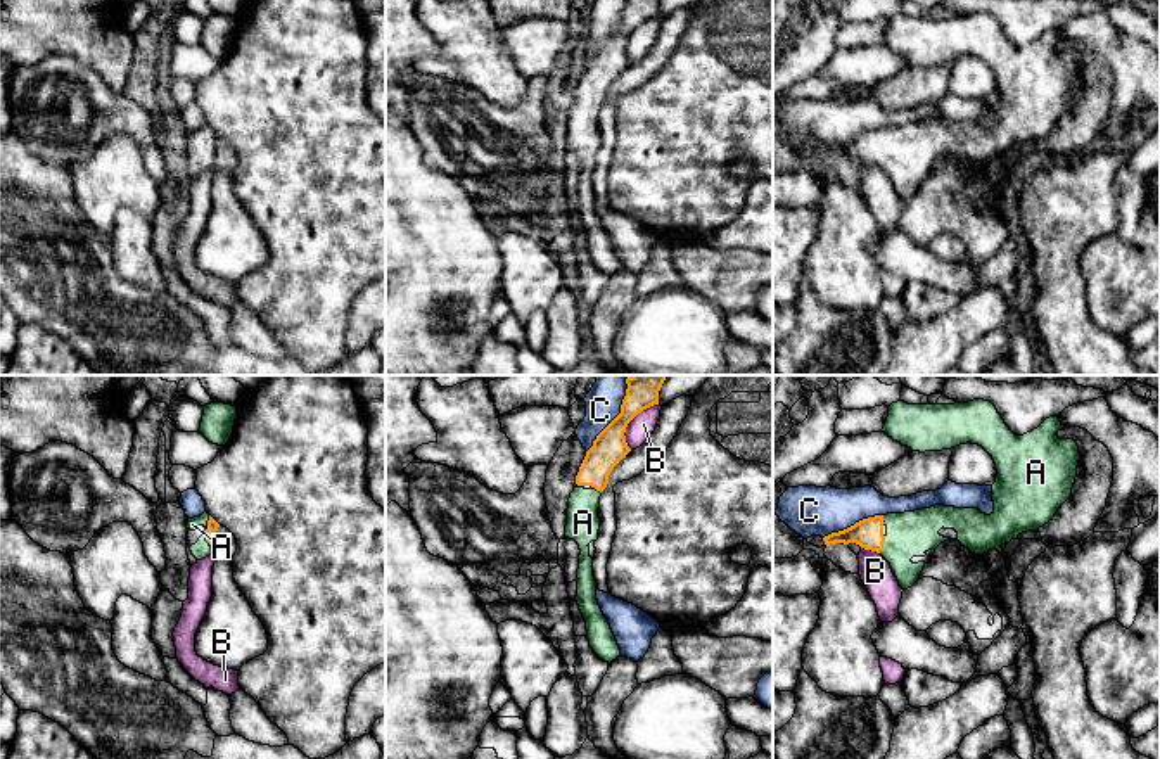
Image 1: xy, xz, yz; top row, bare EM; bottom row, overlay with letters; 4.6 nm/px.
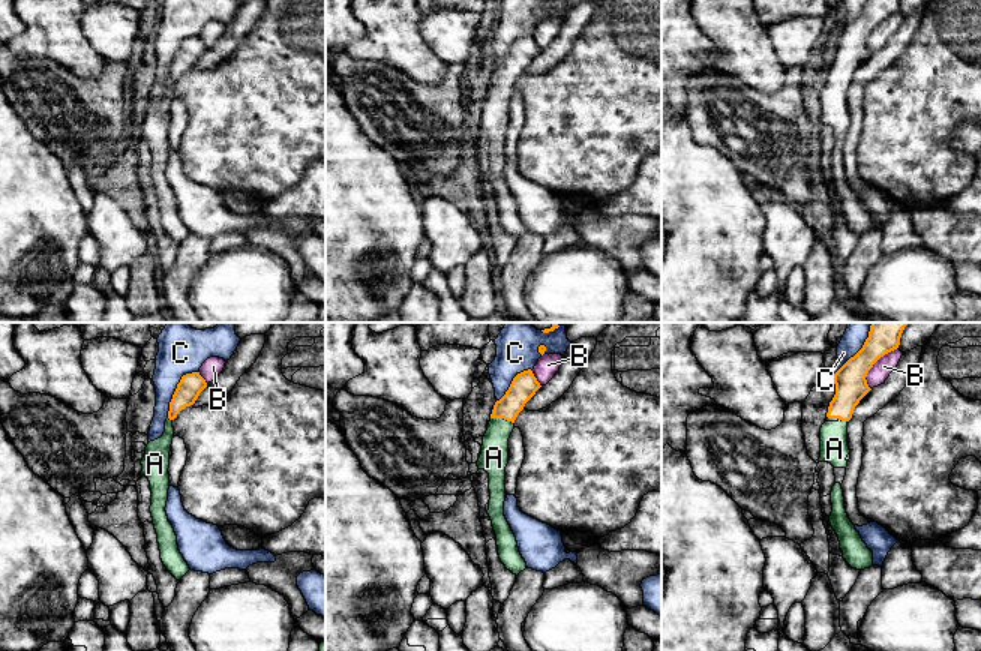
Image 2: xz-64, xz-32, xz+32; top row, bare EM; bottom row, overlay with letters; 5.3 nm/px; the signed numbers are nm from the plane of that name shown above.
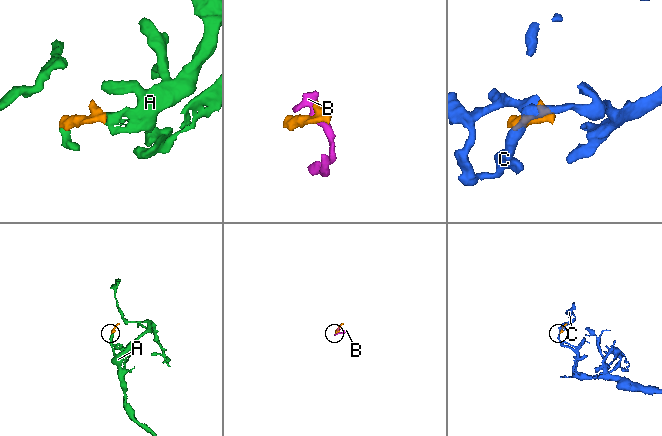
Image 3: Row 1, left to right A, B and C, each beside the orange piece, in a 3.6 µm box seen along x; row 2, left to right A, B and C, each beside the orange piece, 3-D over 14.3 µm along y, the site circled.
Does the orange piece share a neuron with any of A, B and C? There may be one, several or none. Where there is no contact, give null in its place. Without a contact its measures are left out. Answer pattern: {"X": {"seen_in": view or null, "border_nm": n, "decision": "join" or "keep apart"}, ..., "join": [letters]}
{"A": {"seen_in": "xy", "border_nm": 140, "decision": "join"}, "B": {"seen_in": "xz", "border_nm": 260, "decision": "keep apart"}, "C": {"seen_in": "xz", "border_nm": 400, "decision": "keep apart"}, "join": ["A"]}

